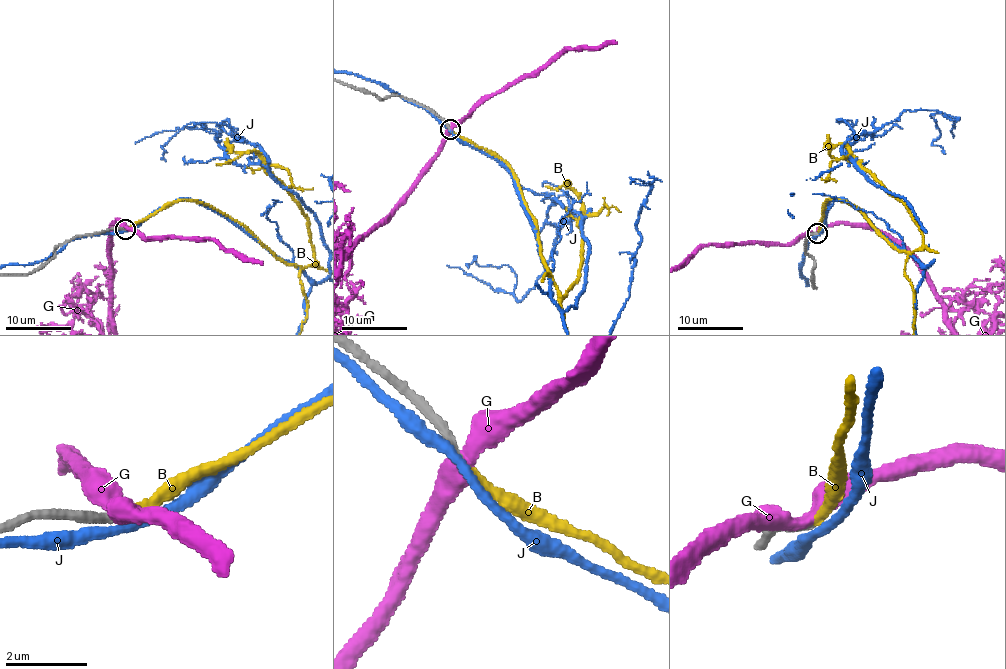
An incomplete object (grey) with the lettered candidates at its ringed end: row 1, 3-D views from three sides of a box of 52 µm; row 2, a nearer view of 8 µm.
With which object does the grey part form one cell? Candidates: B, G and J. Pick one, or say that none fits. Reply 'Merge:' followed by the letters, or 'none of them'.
Merge: B

